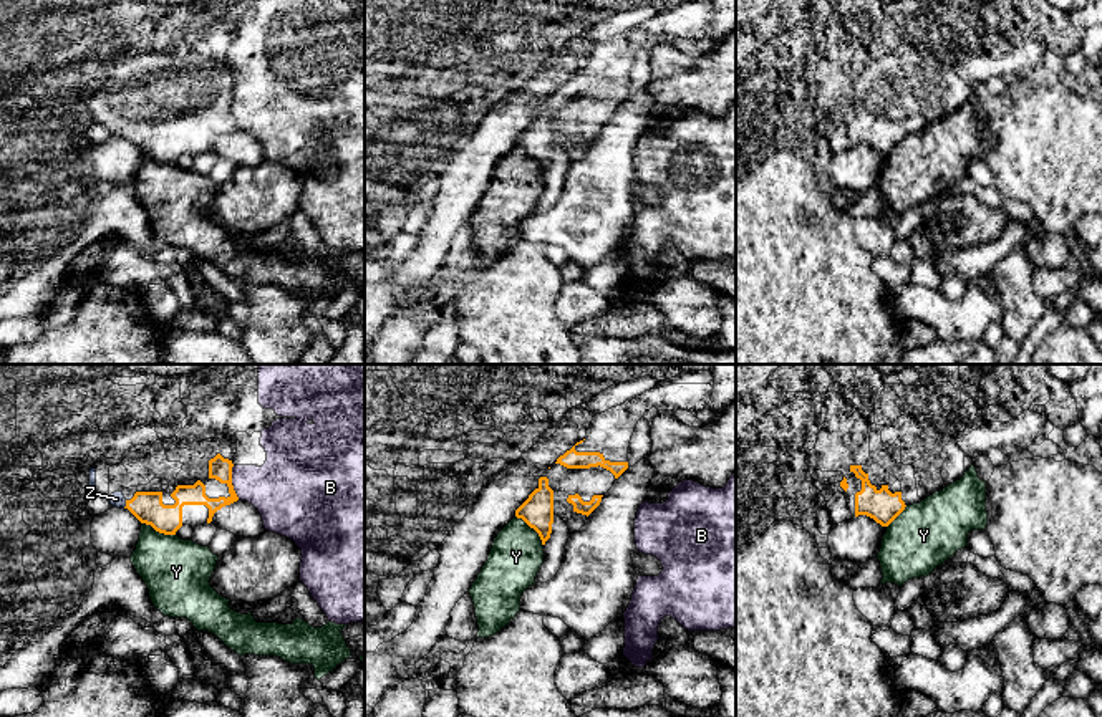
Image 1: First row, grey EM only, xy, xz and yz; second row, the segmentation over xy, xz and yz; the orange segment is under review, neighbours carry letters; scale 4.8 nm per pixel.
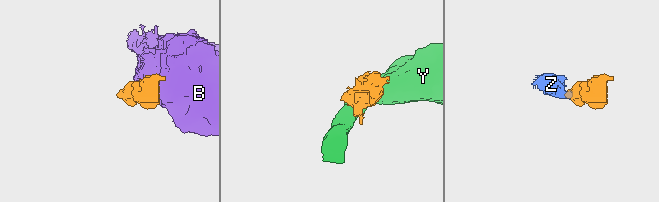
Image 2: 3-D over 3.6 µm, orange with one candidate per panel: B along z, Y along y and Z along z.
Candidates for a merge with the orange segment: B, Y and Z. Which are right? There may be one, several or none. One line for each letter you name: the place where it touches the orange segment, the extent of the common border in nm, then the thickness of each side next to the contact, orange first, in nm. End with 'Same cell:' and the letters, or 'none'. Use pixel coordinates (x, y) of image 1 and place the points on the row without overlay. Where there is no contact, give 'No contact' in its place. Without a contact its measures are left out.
Z: Touches orange at xy (126, 133). Shared border 40 nm. Thickness 150 nm (orange) against 70 nm
Same cell: Z

